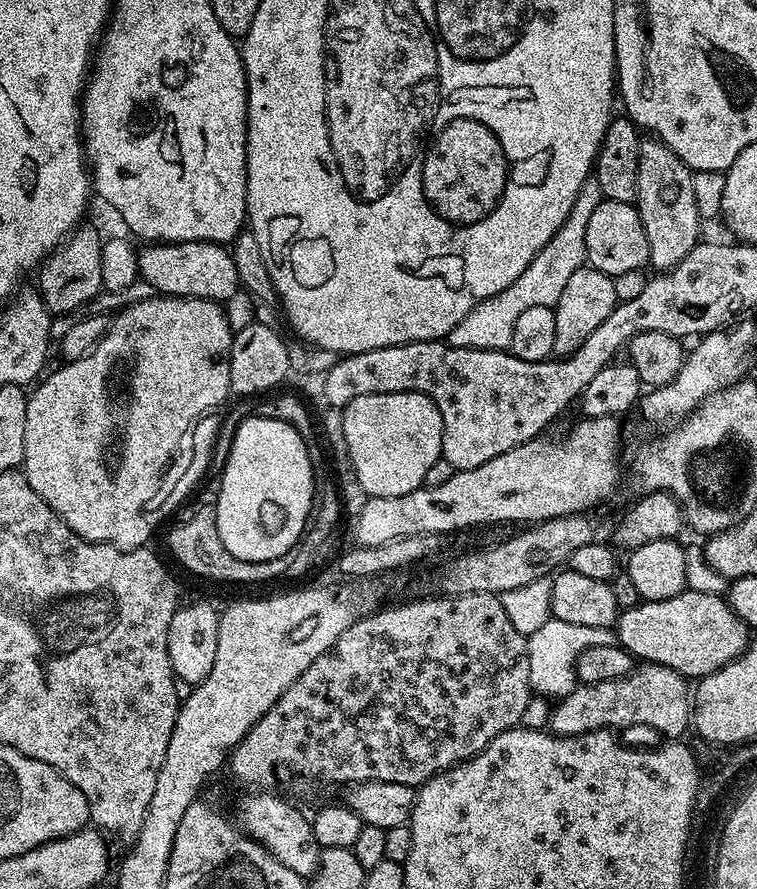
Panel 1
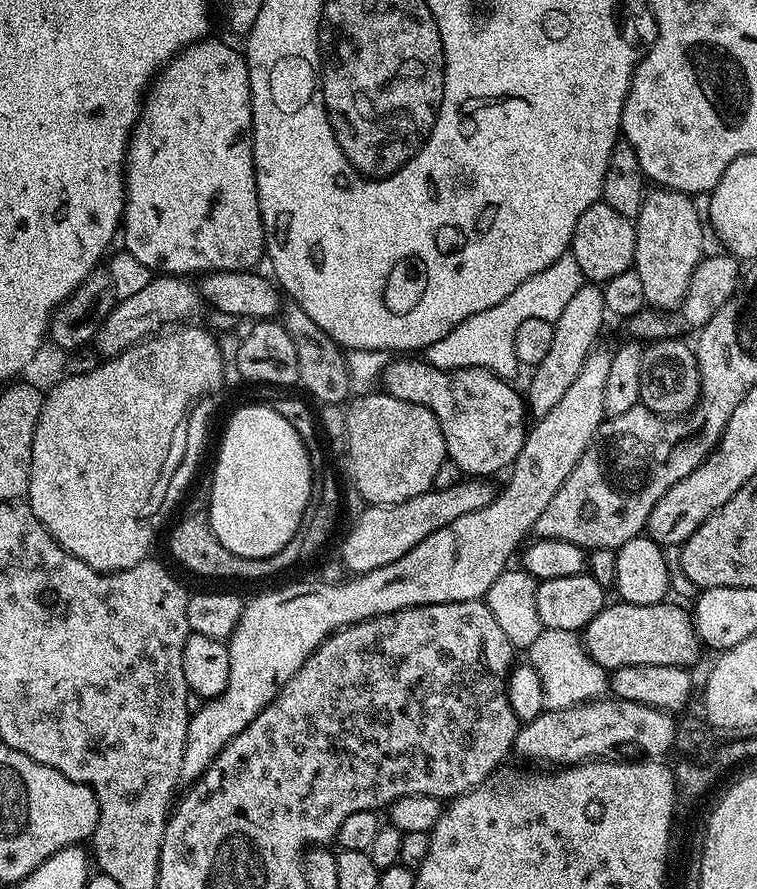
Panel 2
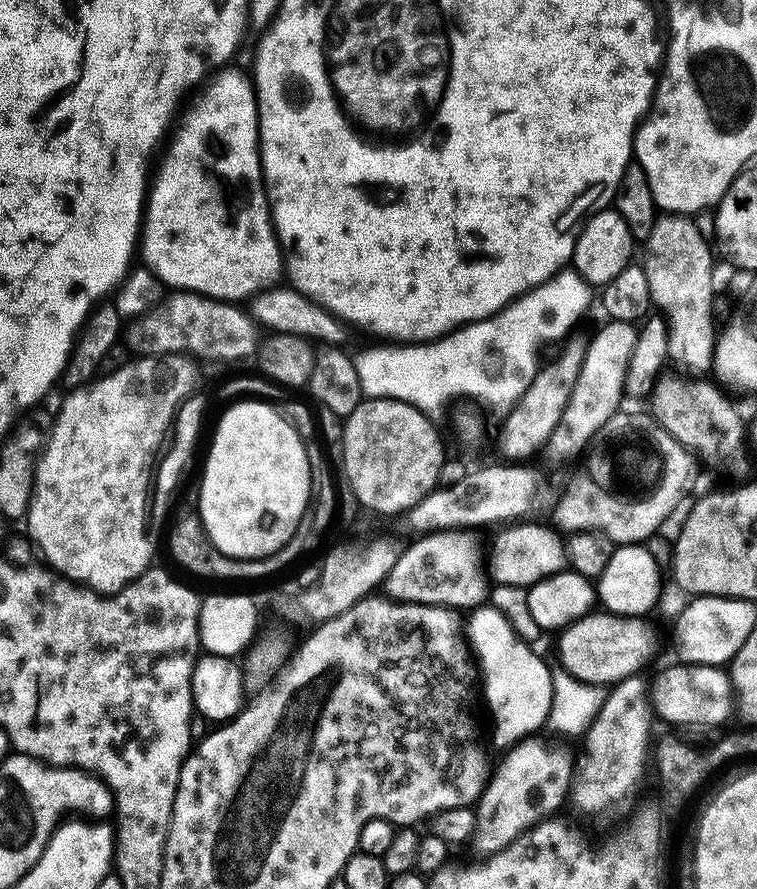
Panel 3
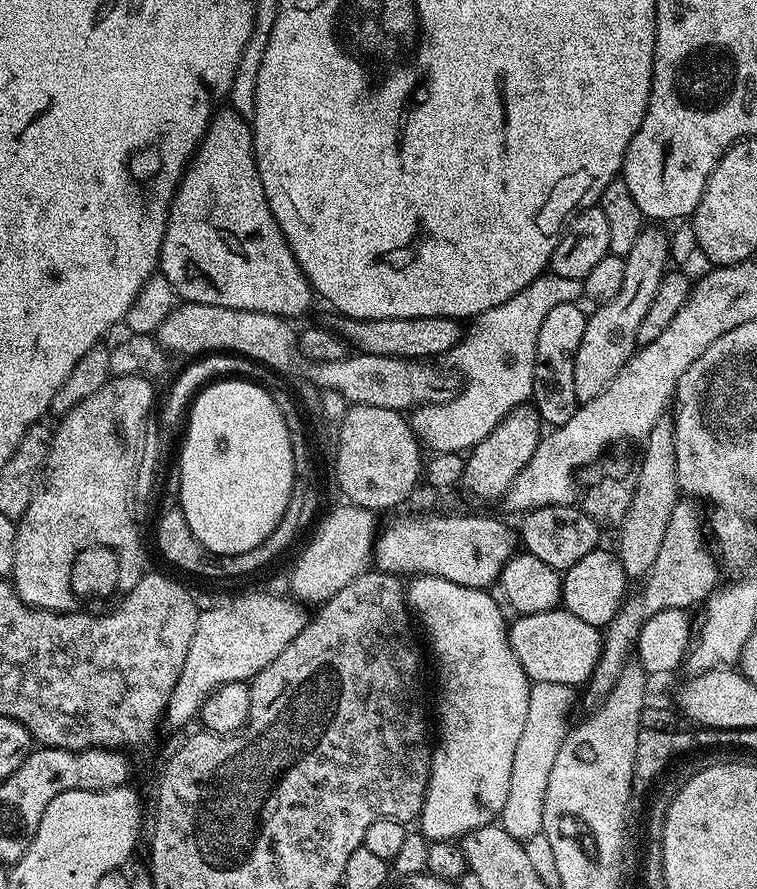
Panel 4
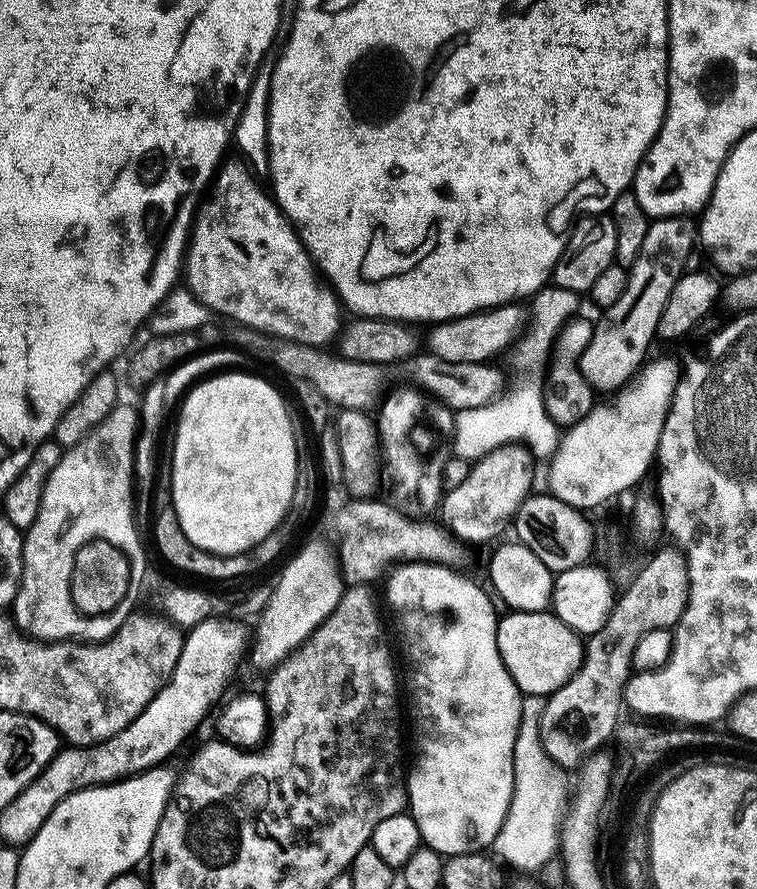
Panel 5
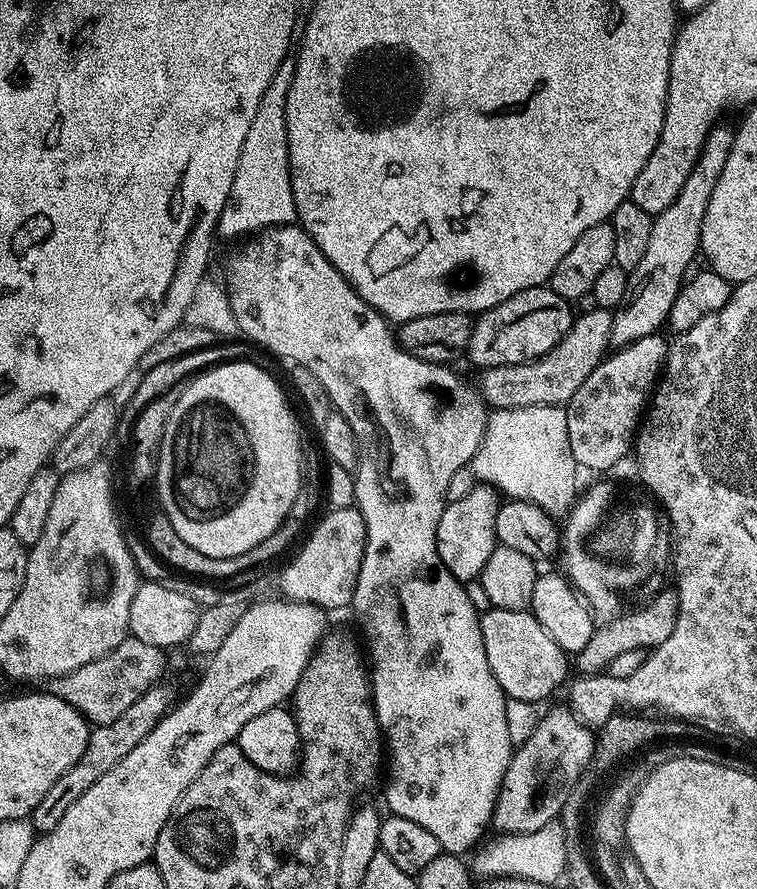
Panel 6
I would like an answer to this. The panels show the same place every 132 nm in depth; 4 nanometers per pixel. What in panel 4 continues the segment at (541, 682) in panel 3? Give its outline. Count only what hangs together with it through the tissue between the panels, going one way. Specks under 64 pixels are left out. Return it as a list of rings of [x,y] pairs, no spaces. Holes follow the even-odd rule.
[[[419,575],[406,588],[406,603],[419,627],[420,624],[424,627],[440,667],[440,741],[434,744],[432,773],[418,821],[419,831],[429,842],[459,841],[467,832],[491,824],[499,817],[510,790],[514,752],[528,721],[532,684],[512,649],[509,625],[506,620],[504,624],[495,598],[488,595],[492,594],[485,589],[467,588],[437,576]]]

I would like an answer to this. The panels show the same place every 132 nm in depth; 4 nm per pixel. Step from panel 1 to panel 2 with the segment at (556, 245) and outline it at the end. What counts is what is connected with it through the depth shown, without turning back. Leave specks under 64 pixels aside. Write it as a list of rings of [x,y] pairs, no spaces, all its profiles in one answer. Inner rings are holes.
[[[571,254],[559,256],[546,270],[526,278],[514,294],[502,298],[498,306],[490,306],[490,310],[482,310],[482,314],[474,314],[466,318],[446,338],[438,338],[438,342],[426,349],[426,359],[435,368],[485,368],[501,378],[512,378],[518,363],[515,356],[515,331],[528,318],[542,318],[555,322],[562,310],[566,310],[566,302],[574,298],[574,294],[586,283],[582,270]]]

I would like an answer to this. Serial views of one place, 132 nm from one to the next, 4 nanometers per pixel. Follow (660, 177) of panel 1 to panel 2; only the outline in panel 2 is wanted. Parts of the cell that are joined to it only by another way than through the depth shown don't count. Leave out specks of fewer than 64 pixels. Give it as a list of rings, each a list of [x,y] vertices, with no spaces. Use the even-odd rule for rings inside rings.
[[[653,187],[645,191],[642,210],[634,217],[634,223],[636,241],[632,262],[638,278],[642,278],[645,301],[656,310],[679,309],[690,286],[690,278],[705,251],[705,225],[698,218],[698,210],[694,210],[692,196],[672,188]]]

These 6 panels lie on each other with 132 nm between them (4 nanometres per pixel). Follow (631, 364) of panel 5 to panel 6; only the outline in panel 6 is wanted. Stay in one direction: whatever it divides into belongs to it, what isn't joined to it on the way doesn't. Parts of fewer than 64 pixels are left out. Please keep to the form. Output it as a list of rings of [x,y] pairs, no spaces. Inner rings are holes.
[[[724,122],[711,128],[698,162],[694,170],[690,170],[690,178],[686,178],[686,182],[682,182],[682,190],[678,190],[678,198],[674,198],[666,210],[655,213],[650,230],[650,246],[642,262],[638,262],[628,277],[628,293],[623,304],[612,312],[612,344],[617,349],[659,333],[660,327],[668,324],[675,296],[685,284],[692,259],[700,252],[702,218],[706,214],[710,194],[714,194],[714,186],[718,186],[718,178],[726,166],[726,158],[730,158],[733,135],[733,129],[728,129]]]

